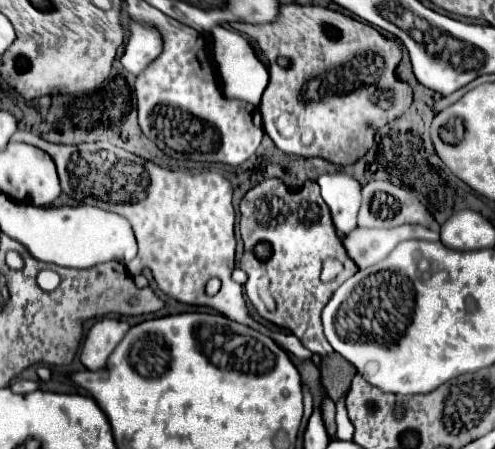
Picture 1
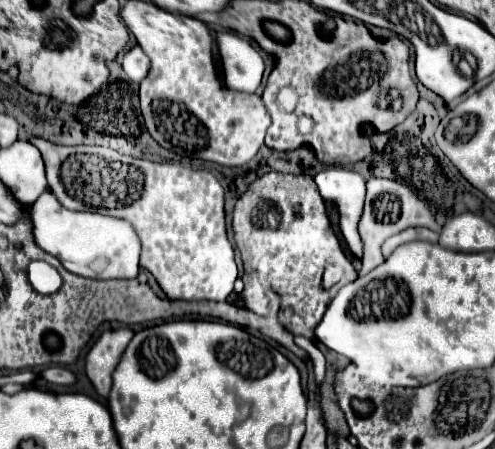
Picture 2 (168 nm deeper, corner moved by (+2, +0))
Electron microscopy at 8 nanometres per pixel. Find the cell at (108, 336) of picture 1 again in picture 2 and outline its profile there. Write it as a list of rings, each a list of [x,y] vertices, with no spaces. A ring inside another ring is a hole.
[[[128,327],[104,331],[86,355],[86,375],[92,381],[98,395],[102,395],[104,399],[108,399],[108,393],[112,389],[112,373],[120,363],[120,357],[132,341],[132,337],[134,331]]]

